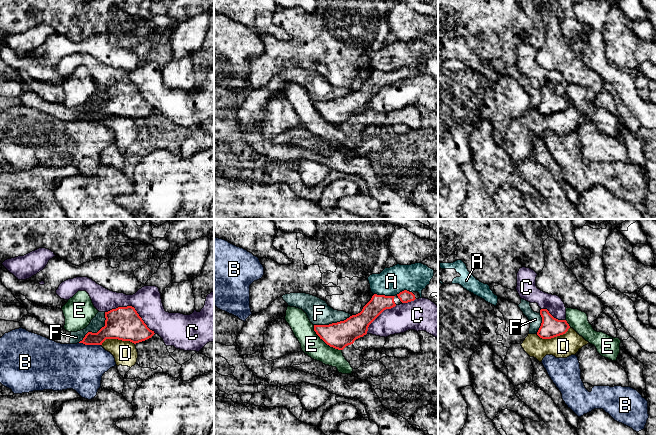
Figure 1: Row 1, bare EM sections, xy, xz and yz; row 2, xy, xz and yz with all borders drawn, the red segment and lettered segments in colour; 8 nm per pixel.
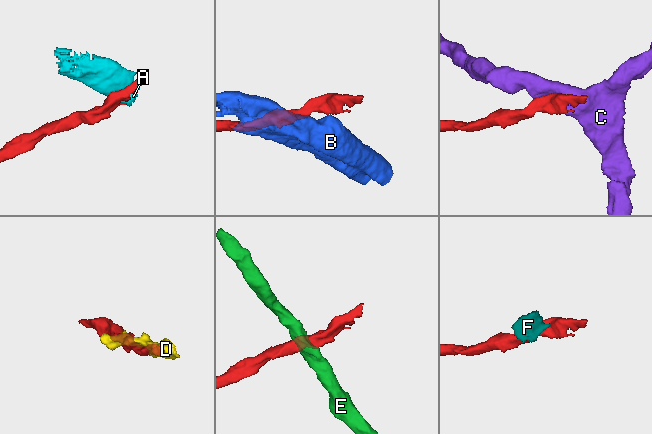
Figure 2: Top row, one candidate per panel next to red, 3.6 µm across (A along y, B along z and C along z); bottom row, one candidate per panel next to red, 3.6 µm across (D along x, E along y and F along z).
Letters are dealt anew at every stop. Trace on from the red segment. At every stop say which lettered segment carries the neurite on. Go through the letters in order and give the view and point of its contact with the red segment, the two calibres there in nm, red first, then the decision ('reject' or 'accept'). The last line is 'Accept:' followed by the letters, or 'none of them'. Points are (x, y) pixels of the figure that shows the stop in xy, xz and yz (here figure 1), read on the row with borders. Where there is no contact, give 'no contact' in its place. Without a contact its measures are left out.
A: meets red in xz at (384, 295); 140 nm thick on the red side, 220 nm on the other; reject
B: meets red in xy at (90, 344); 190 nm thick on the red side, 380 nm on the other; reject
C: meets red in xy at (133, 307); 280 nm thick on the red side, 220 nm on the other; reject
D: meets red in xy at (118, 339); 280 nm thick on the red side, 190 nm on the other; reject
E: meets red in xz at (325, 342); 220 nm thick on the red side, 170 nm on the other; reject
F: meets red in xy at (98, 331); 280 nm thick on the red side, 100 nm on the other; reject
Accept: none of them

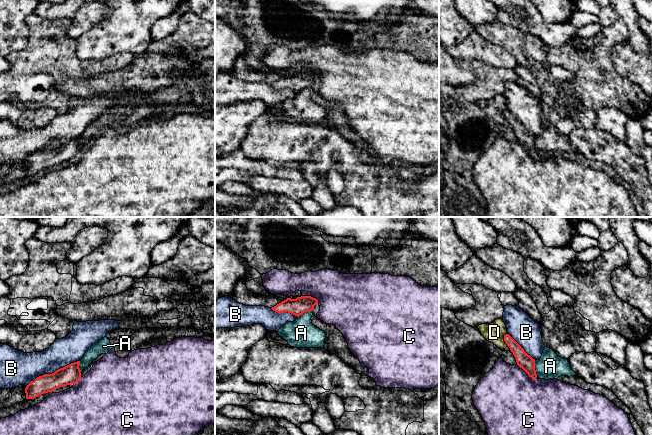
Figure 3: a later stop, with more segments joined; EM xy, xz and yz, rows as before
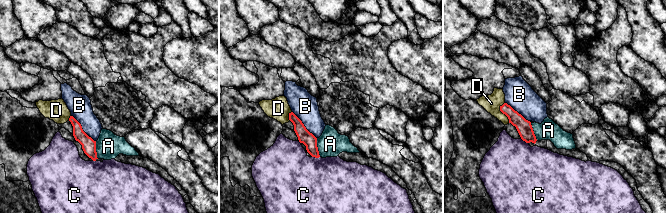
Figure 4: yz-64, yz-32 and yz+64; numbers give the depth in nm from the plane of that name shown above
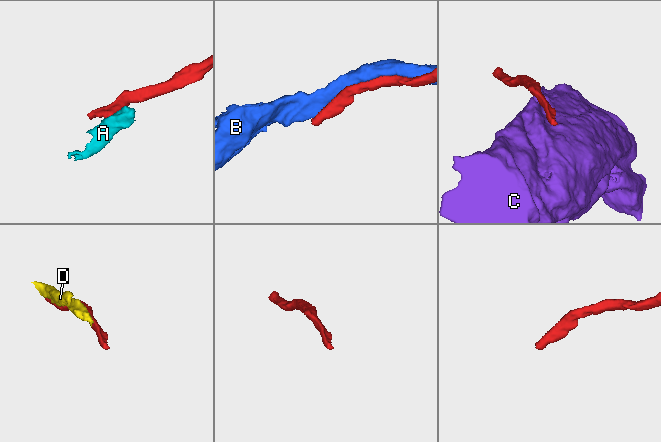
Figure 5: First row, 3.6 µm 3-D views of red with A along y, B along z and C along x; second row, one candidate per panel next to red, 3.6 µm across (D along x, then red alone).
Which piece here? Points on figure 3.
A: meets red in yz at (534, 368); 120 nm thick on the red side, 200 nm on the other; reject
B: meets red in xy at (52, 373); 160 nm thick on the red side, 260 nm on the other; reject
C: meets red in yz at (527, 373); 120 nm thick on the red side, 480 nm on the other; reject
D: meets red in yz at (504, 339); 120 nm thick on the red side, 160 nm on the other; reject
Accept: none of them

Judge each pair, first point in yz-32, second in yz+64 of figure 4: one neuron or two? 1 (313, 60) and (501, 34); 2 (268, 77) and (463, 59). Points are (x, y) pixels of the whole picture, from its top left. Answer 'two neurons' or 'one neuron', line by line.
1: one neuron
2: one neuron

